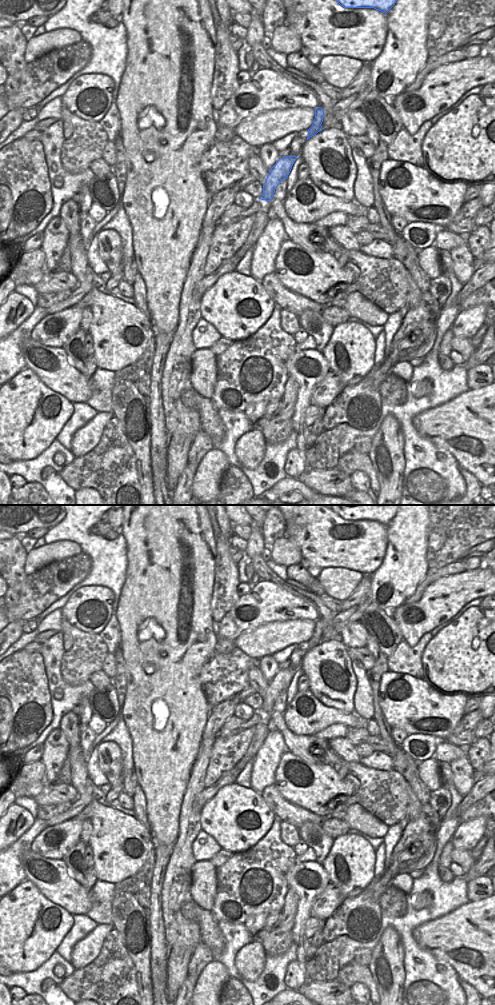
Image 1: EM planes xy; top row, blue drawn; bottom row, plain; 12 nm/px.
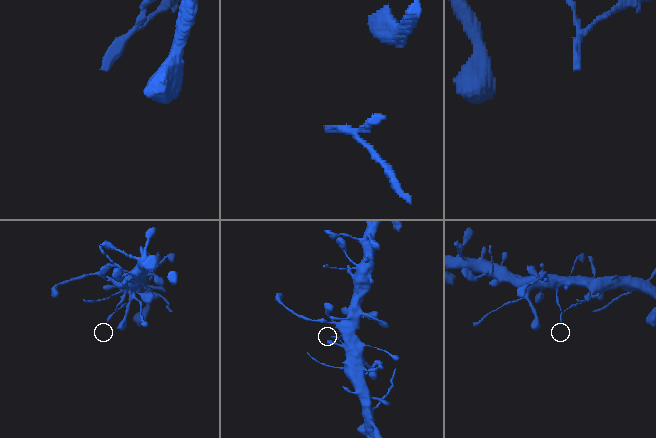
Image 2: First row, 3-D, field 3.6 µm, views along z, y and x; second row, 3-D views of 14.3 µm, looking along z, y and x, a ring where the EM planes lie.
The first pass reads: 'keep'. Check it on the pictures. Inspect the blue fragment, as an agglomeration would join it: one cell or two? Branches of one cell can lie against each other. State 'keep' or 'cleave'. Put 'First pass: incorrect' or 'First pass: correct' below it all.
keep
First pass: correct

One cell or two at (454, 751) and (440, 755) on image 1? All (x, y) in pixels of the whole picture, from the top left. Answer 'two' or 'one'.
one

